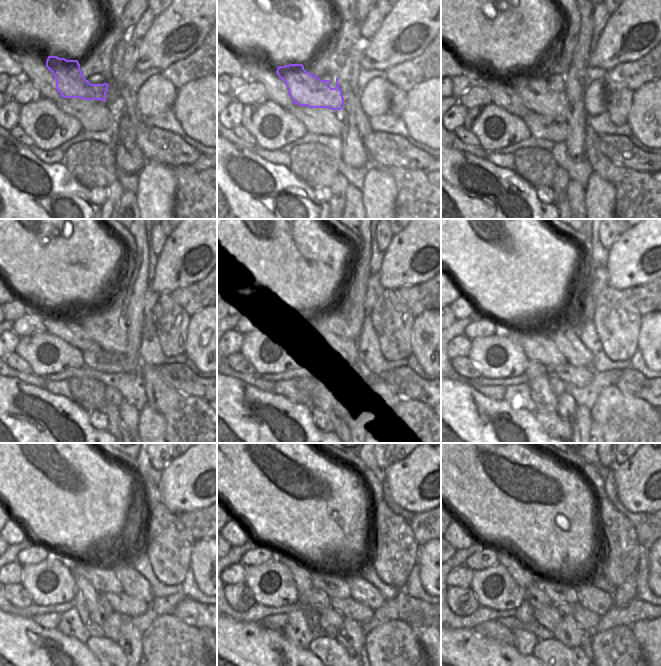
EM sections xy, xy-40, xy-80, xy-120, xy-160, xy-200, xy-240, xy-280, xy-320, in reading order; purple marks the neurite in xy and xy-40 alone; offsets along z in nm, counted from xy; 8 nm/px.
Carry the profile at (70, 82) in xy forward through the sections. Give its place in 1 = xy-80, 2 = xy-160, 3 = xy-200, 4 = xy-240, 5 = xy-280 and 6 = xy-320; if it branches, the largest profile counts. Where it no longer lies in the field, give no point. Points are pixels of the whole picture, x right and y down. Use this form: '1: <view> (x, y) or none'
1: xy-80 (539, 95)
2: xy-160 (330, 326)
3: xy-200 (557, 328)
4: xy-240 (133, 583)
5: xy-280 (361, 590)
6: xy-320 (591, 597)

